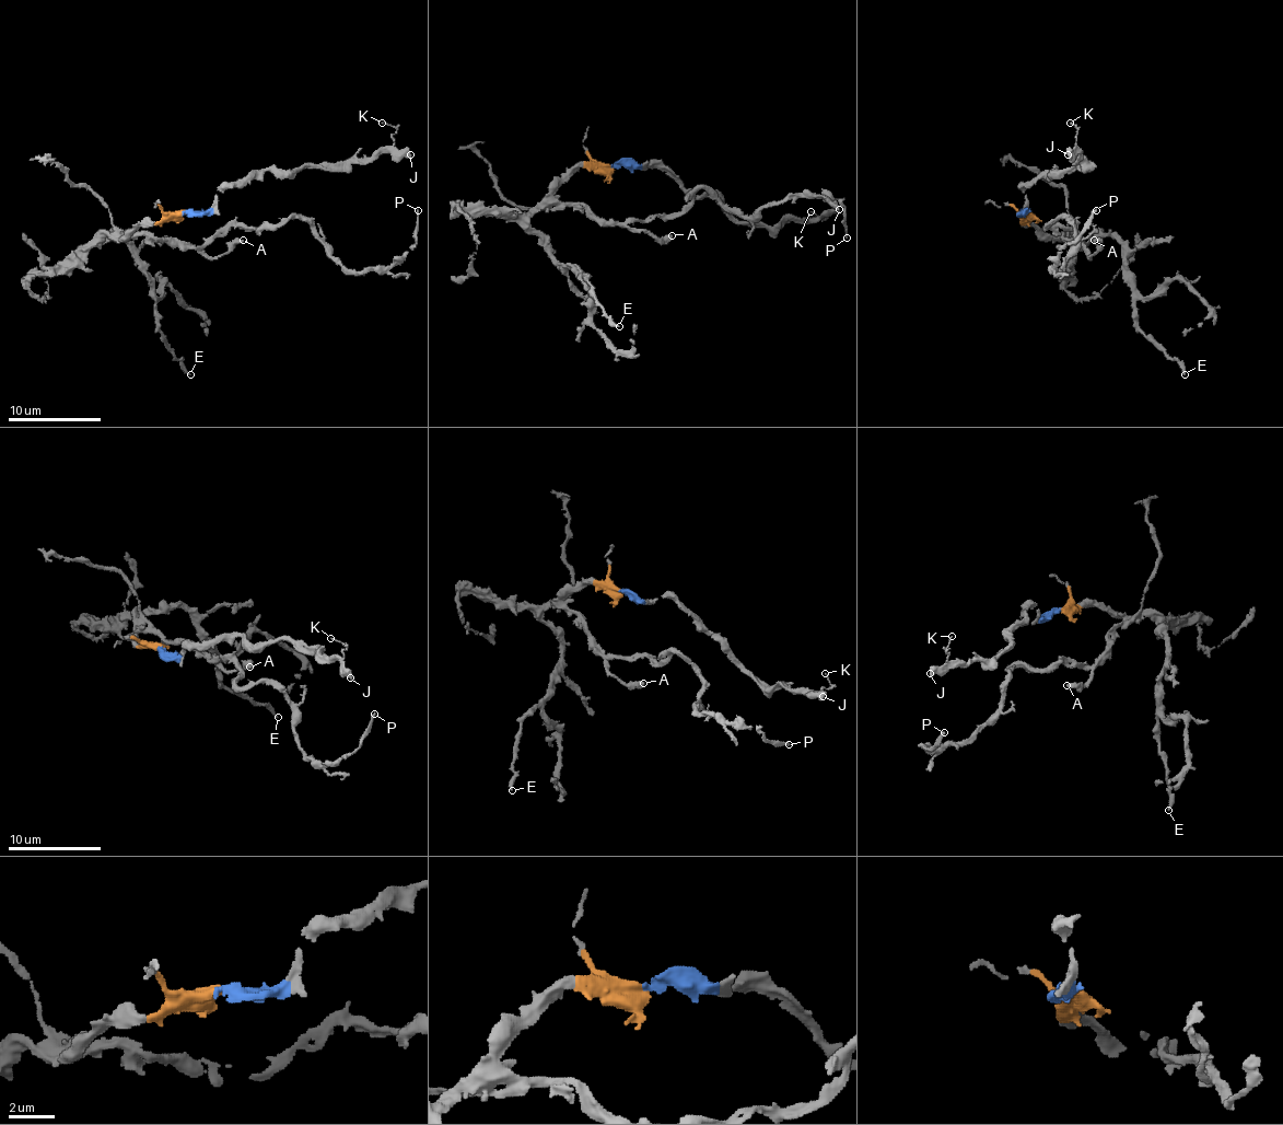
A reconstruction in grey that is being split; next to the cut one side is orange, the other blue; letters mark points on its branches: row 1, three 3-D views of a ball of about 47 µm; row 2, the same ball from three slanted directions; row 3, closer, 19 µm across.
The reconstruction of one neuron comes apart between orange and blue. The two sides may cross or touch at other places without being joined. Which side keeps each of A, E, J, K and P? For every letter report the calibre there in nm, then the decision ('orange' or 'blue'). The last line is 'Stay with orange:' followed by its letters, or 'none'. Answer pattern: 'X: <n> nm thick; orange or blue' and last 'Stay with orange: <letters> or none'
A: 400 nm thick; orange
E: 220 nm thick; orange
J: 500 nm thick; blue
K: 100 nm thick; blue
P: 190 nm thick; orange
Stay with orange: A, E, P

